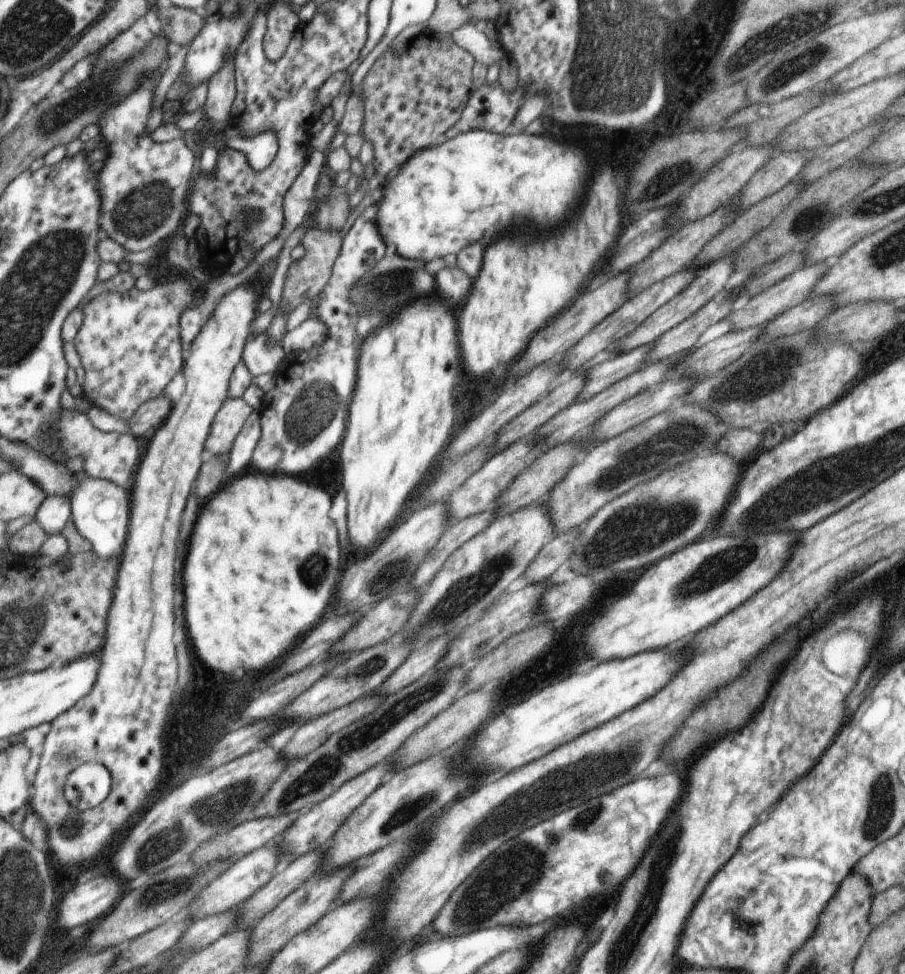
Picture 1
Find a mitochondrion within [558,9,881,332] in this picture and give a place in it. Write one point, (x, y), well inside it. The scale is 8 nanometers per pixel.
(823, 51)

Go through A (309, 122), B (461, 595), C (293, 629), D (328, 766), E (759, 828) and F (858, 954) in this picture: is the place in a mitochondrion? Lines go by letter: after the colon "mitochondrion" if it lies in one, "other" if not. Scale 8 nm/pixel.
A: other
B: mitochondrion
C: other
D: mitochondrion
E: other
F: other

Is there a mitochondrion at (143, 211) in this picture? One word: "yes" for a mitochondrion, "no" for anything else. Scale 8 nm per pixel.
yes

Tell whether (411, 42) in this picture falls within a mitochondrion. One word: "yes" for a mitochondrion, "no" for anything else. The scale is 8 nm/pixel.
no

